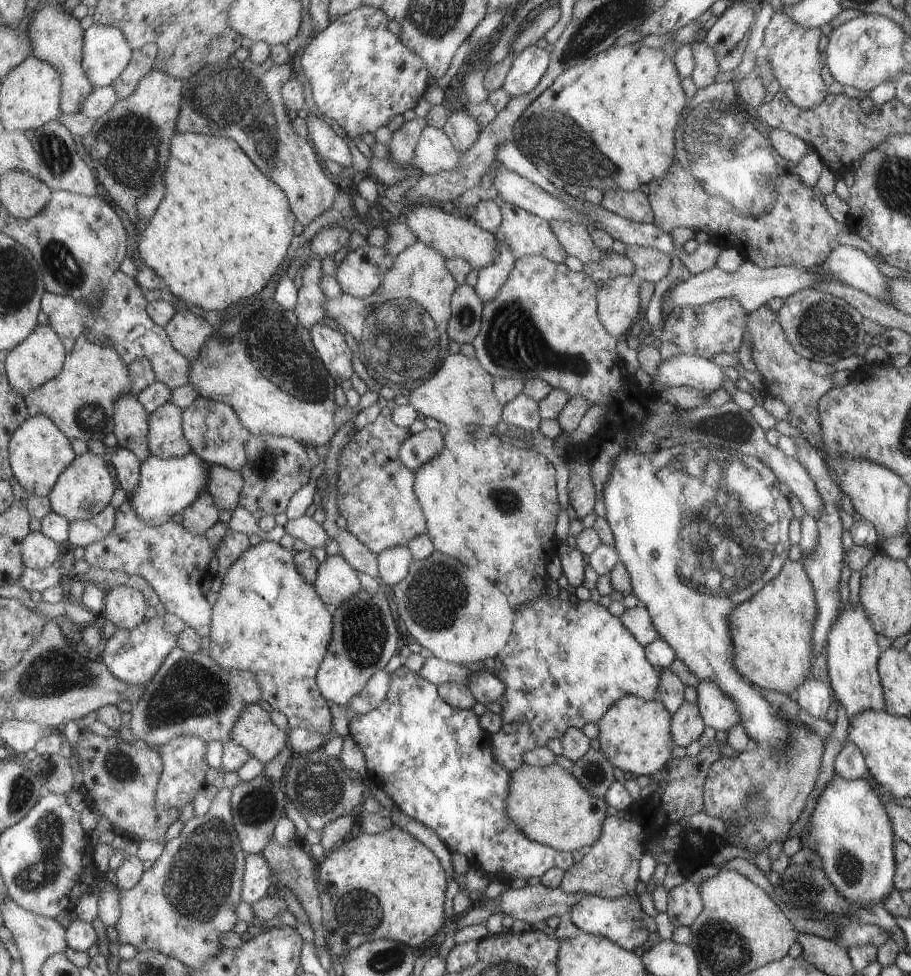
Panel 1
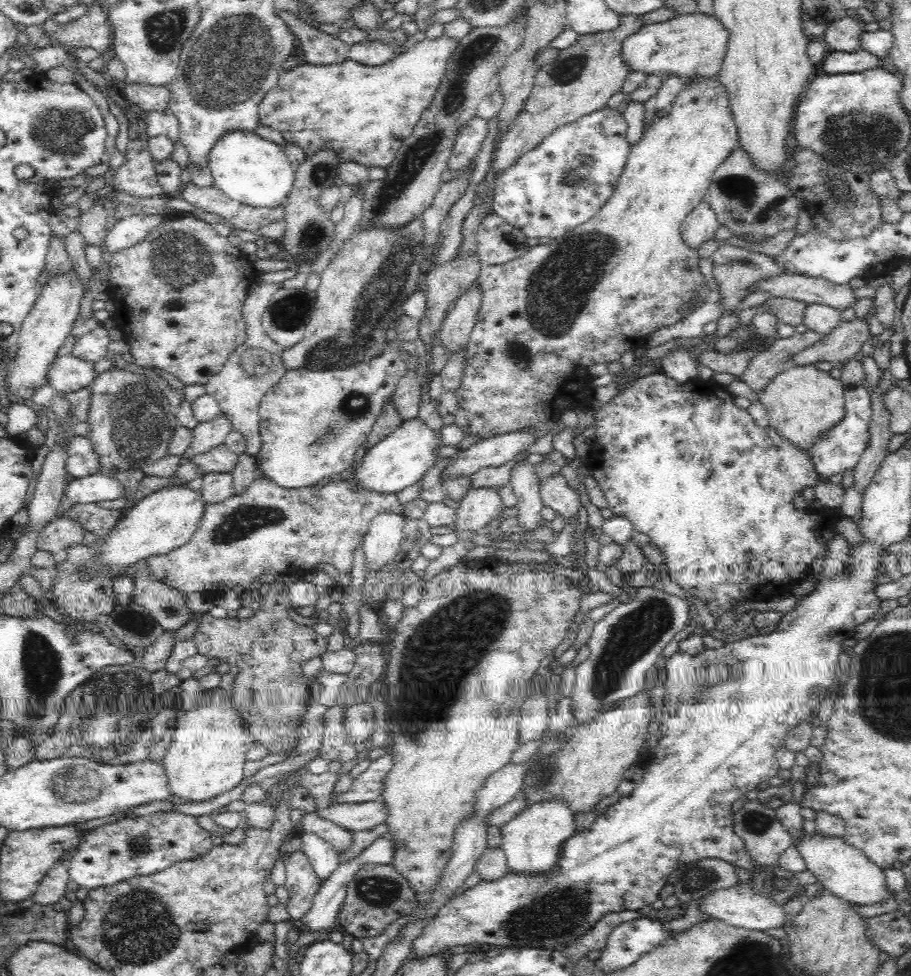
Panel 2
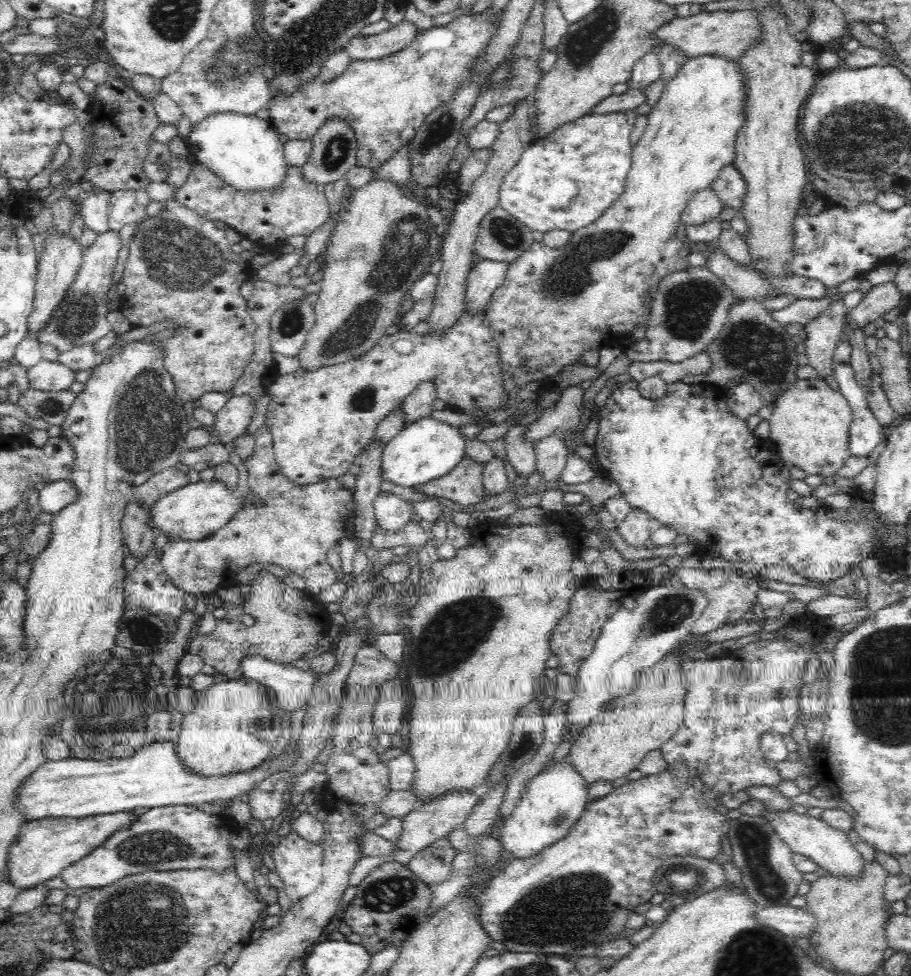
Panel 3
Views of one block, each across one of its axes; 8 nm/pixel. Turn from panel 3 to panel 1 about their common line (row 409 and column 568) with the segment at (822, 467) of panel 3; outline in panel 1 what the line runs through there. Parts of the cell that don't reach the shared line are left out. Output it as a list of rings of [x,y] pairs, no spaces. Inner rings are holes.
[[[556,763],[544,768],[521,764],[511,776],[511,790],[507,796],[507,816],[533,841],[559,851],[573,851],[593,846],[600,837],[605,820],[605,800],[592,798]]]

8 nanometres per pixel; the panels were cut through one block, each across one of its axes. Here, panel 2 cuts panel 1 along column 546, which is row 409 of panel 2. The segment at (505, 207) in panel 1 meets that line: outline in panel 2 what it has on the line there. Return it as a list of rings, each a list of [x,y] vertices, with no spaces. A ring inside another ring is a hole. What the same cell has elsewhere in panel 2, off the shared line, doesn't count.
[[[262,282],[247,295],[242,307],[243,317],[246,321],[247,339],[230,355],[222,370],[205,384],[207,393],[218,401],[220,411],[230,419],[233,430],[240,432],[246,439],[246,451],[253,457],[259,452],[262,444],[259,424],[261,400],[287,370],[281,357],[282,348],[266,335],[261,323],[265,308],[280,288],[283,288],[282,283],[267,284]]]

